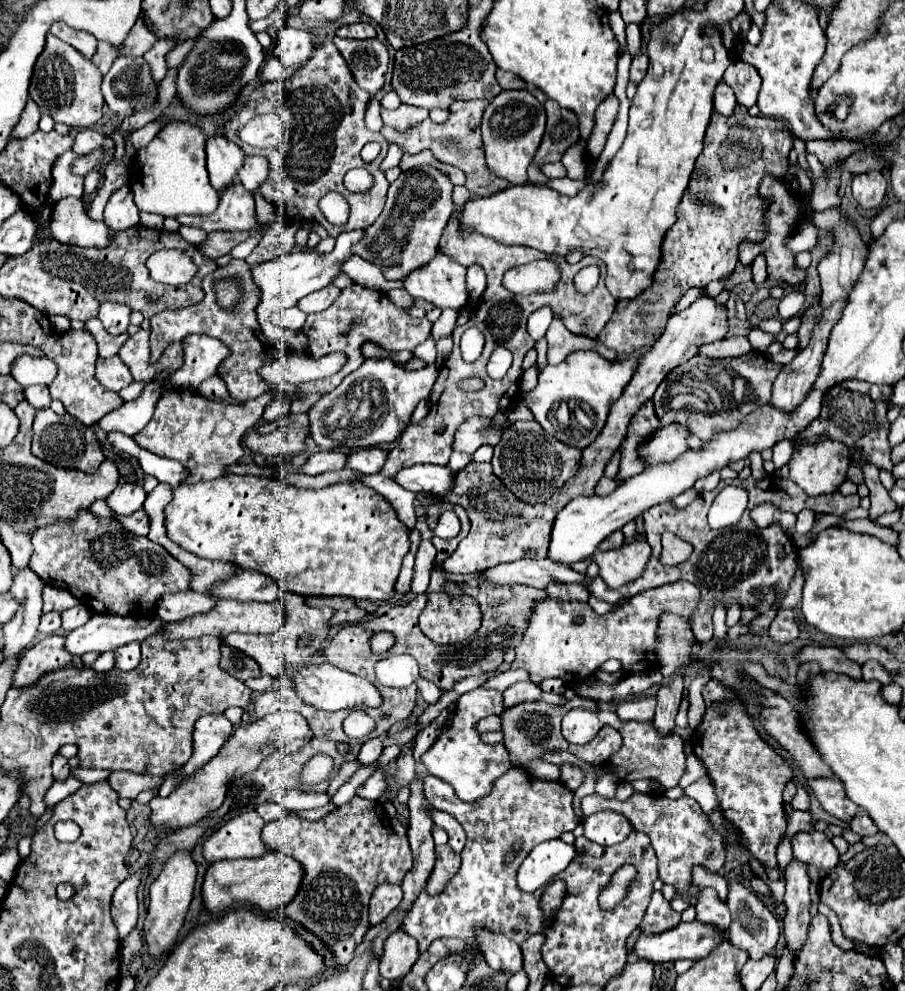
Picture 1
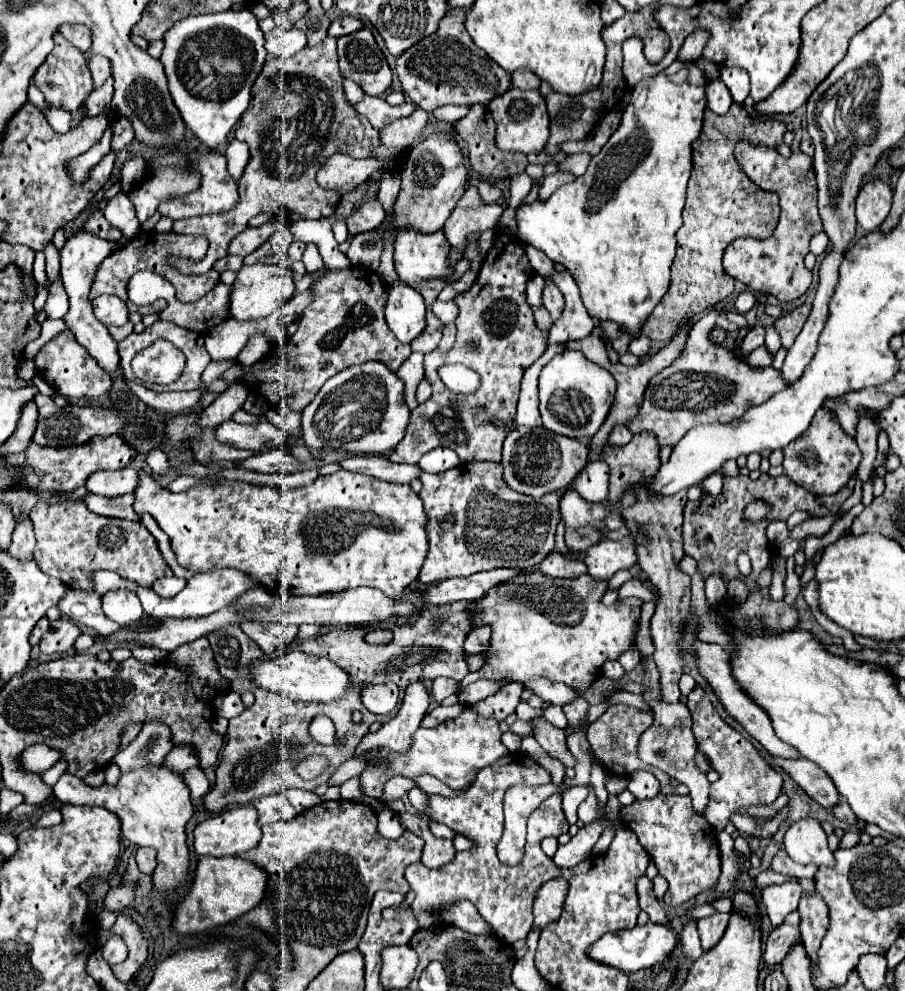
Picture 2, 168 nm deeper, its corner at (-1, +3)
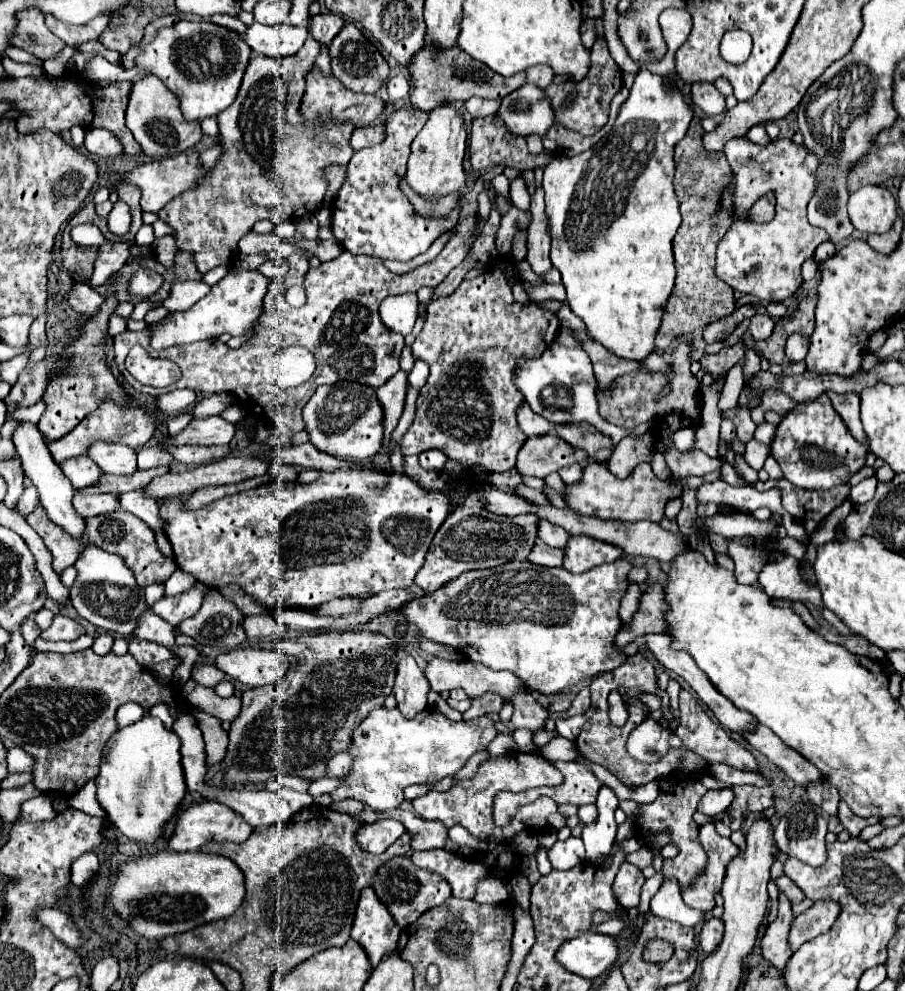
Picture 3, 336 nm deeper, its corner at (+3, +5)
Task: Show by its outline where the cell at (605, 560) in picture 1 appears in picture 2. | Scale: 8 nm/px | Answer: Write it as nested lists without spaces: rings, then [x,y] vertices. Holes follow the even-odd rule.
[[[630,537],[620,541],[604,539],[586,551],[584,559],[588,573],[598,581],[610,581],[620,569],[632,569],[636,561],[636,543]]]

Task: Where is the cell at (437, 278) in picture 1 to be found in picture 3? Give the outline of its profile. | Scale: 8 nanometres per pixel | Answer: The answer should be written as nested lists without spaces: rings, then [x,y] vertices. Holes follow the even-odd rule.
[[[400,107],[386,117],[384,141],[380,145],[356,151],[350,159],[346,167],[346,181],[334,197],[332,217],[334,237],[342,249],[354,255],[378,255],[382,259],[410,261],[412,257],[424,253],[434,239],[456,225],[460,201],[444,219],[422,217],[414,211],[412,203],[400,189],[400,181],[406,175],[410,143],[426,121],[428,113],[416,107]]]

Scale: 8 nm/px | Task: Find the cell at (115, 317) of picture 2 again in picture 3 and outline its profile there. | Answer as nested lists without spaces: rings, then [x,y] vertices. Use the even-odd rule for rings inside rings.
[[[74,283],[66,293],[66,303],[78,313],[86,313],[88,317],[94,317],[100,305],[104,303],[104,297],[86,283]]]

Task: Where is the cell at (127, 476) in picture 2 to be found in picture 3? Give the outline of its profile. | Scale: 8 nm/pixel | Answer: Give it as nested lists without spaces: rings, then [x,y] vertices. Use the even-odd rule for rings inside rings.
[[[80,455],[76,459],[66,459],[64,463],[60,463],[60,469],[70,479],[74,489],[86,489],[90,485],[96,485],[102,475],[102,471],[96,467],[96,463],[92,463],[84,455]]]

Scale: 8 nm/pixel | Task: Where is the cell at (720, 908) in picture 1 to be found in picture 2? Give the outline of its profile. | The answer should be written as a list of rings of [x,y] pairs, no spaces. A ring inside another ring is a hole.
[[[714,913],[710,917],[698,919],[698,933],[700,933],[700,941],[702,941],[704,951],[712,949],[722,939],[728,919],[730,919],[730,913]]]

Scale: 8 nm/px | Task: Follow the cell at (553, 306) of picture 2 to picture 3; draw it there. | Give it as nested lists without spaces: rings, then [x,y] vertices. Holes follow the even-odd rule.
[[[538,185],[532,195],[532,221],[528,225],[528,255],[526,261],[532,265],[534,273],[544,275],[550,263],[550,235],[548,235],[548,217],[544,215],[544,191]]]

